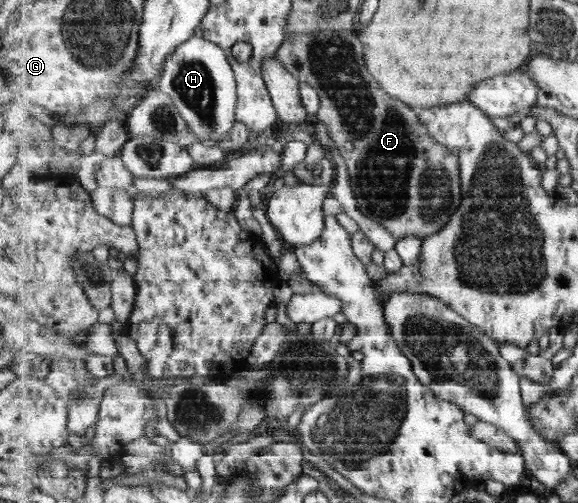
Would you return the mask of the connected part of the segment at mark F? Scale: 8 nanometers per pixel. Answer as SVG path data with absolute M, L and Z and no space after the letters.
M329 27L329 29L315 30L313 32L291 34L291 36L286 37L276 55L277 60L279 60L289 72L293 73L300 82L311 83L322 97L322 107L319 109L319 112L316 113L317 122L326 124L331 139L333 139L336 147L339 149L340 155L344 158L350 174L350 185L353 196L355 200L357 200L357 203L359 203L359 209L361 209L367 217L375 219L377 223L381 223L383 227L387 227L397 239L406 238L408 235L425 238L438 234L439 231L443 230L443 227L450 222L455 211L461 207L461 202L463 201L462 172L459 167L459 157L454 155L445 145L442 145L430 135L427 127L420 120L418 111L400 99L395 99L385 88L381 87L381 84L377 82L375 76L370 72L370 68L367 67L365 44L363 44L357 30Z

